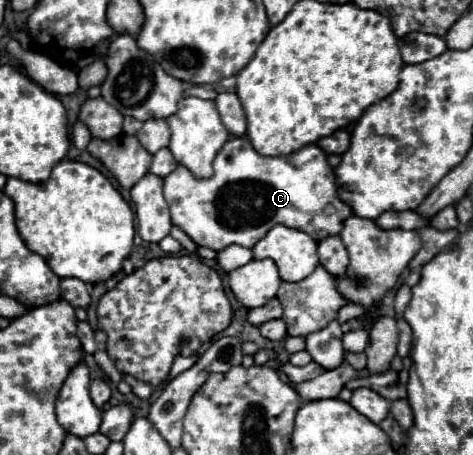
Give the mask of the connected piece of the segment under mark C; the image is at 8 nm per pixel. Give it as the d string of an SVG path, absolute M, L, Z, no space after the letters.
M232 137L224 143L214 159L214 175L208 179L194 177L184 165L178 165L168 179L164 179L164 197L170 205L172 223L180 227L196 245L220 251L228 245L254 247L274 225L286 225L312 235L316 241L342 231L342 223L352 215L350 207L336 199L334 171L328 165L326 153L318 145L306 145L300 151L284 157L260 155L246 137Z

